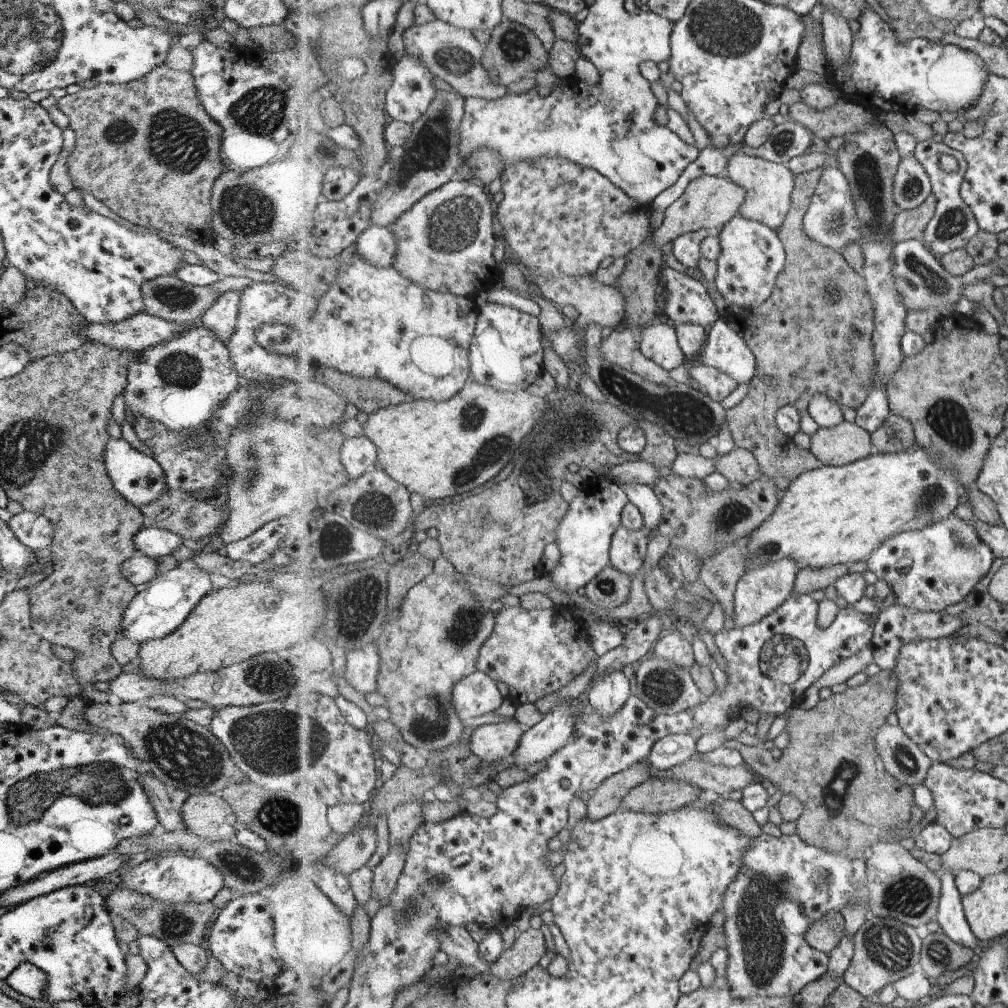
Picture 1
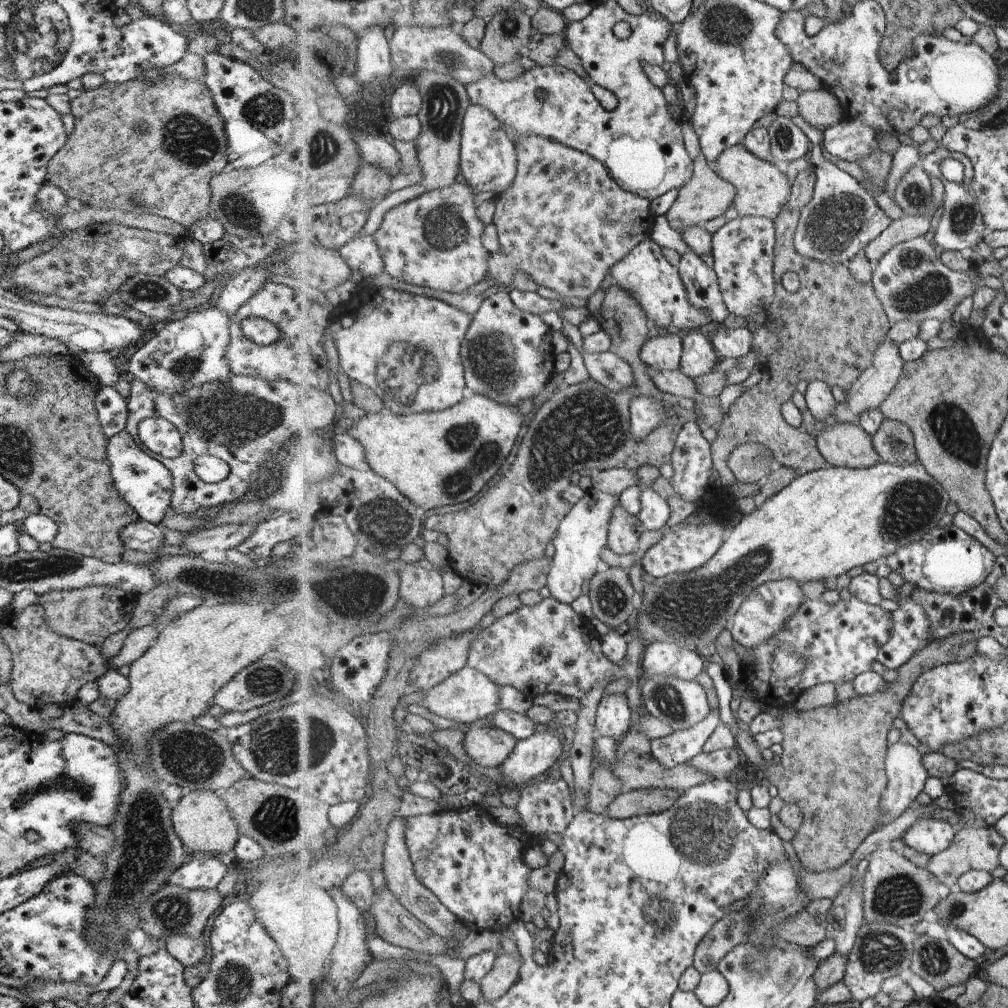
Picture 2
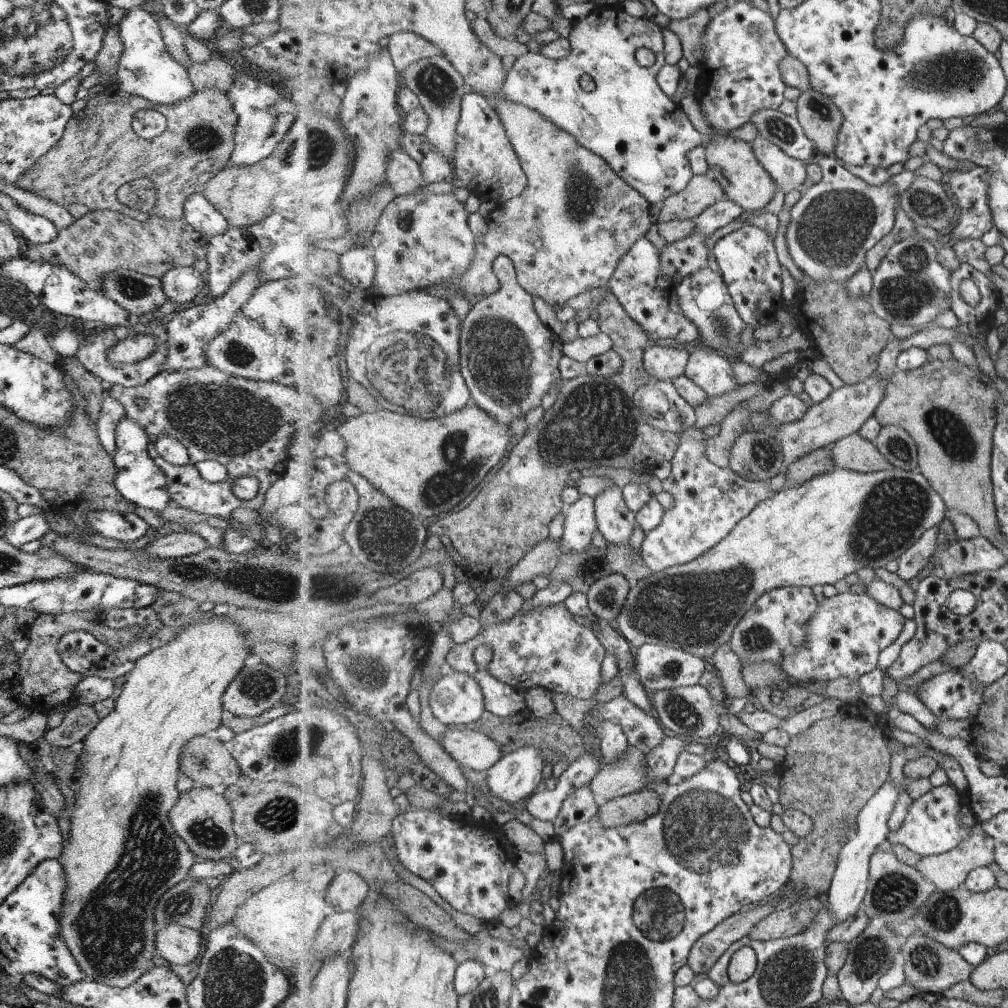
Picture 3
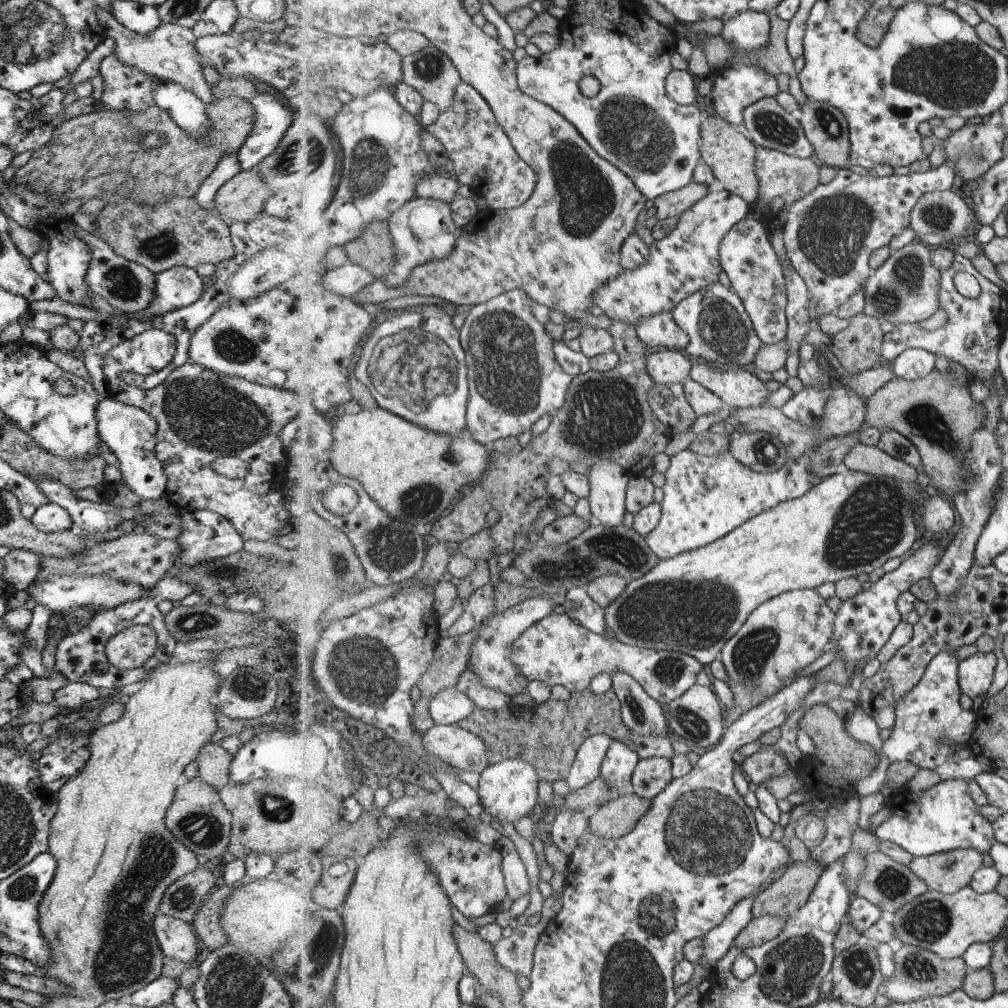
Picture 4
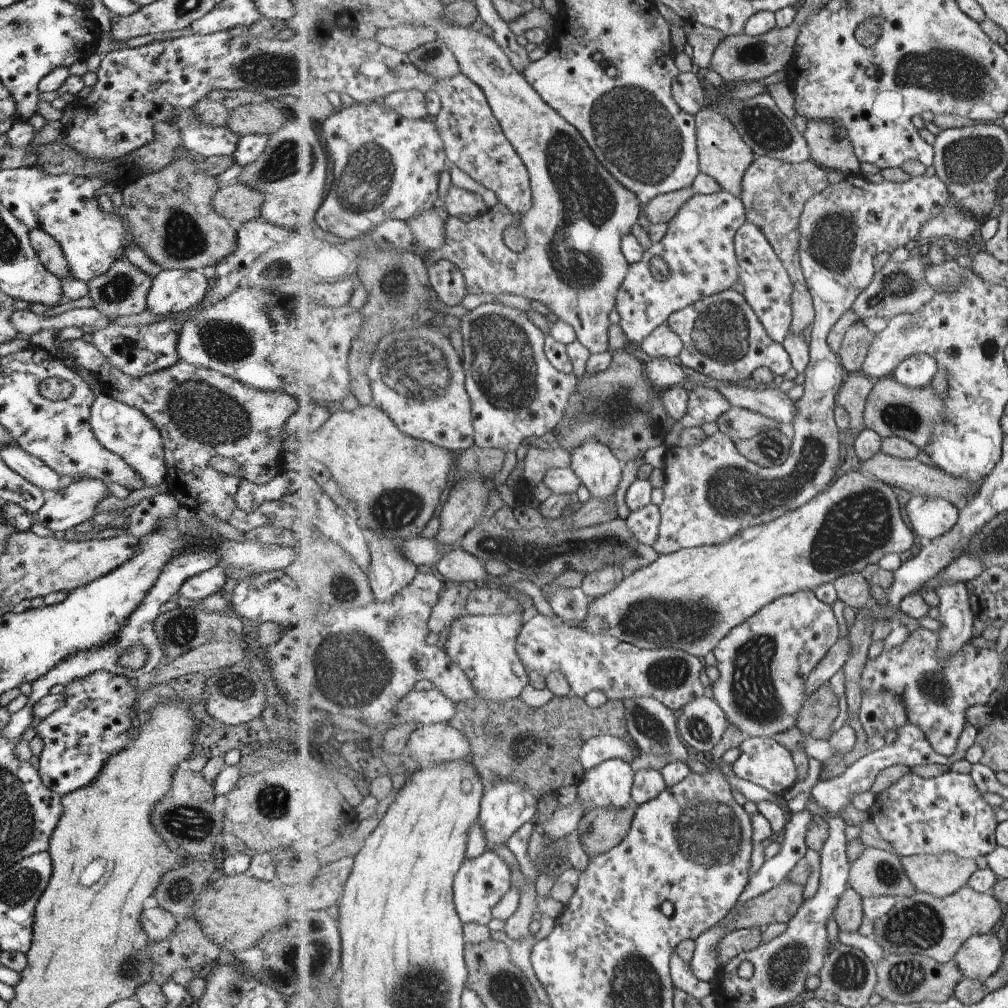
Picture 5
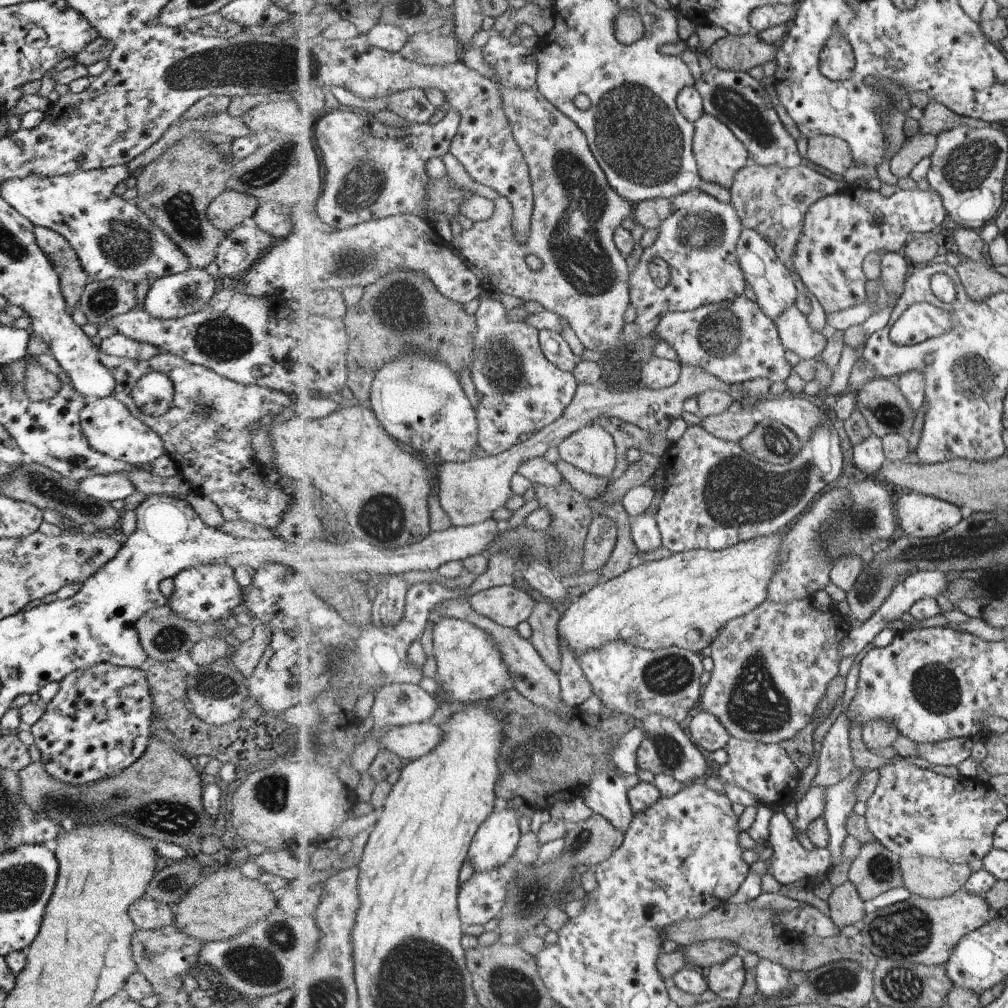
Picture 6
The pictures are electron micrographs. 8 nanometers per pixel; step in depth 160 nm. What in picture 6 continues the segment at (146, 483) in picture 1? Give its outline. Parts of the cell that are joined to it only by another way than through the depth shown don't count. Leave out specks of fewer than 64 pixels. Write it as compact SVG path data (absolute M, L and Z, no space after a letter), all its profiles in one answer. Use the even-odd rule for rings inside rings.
M112 394L100 399L87 399L79 411L79 422L81 434L93 450L132 466L151 462L164 452L159 436L135 418Z

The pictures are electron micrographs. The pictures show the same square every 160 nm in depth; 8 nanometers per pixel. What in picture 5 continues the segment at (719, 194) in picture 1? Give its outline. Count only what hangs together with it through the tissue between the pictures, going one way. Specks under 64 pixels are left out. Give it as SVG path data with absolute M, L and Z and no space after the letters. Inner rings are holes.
M691 188L656 196L648 205L644 205L645 216L651 224L667 224L694 194Z

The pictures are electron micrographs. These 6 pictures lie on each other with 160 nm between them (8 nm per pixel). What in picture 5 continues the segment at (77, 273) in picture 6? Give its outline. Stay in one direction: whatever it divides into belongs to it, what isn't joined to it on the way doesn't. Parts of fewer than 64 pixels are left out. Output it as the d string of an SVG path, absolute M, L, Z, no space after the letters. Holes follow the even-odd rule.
M30 229L28 239L35 249L41 264L58 279L70 276L70 268L67 267L66 258L59 243L41 229Z

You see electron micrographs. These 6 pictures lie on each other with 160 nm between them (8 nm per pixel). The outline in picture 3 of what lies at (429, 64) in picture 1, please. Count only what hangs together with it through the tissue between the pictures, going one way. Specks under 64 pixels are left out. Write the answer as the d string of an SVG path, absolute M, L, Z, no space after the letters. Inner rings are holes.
M411 31L395 33L389 38L387 50L394 65L402 73L410 63L428 59L437 55L445 55L442 49L420 34Z

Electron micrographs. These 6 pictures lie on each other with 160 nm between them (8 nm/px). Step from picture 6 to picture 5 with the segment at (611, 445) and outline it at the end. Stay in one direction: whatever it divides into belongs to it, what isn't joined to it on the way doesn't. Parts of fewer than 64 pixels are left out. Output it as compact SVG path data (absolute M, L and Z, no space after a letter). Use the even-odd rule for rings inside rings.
M589 439L575 447L571 454L572 465L570 467L585 484L591 497L604 499L614 494L623 476L623 463L608 444L603 444L603 441L599 439Z

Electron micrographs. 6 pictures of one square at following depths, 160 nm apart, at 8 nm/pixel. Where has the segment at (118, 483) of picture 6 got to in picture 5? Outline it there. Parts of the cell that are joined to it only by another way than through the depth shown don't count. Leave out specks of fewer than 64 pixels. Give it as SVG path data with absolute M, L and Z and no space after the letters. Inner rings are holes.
M82 478L73 482L65 481L64 487L46 495L43 504L35 512L36 521L55 535L70 534L74 526L93 516L96 504L109 494L106 483L99 479Z

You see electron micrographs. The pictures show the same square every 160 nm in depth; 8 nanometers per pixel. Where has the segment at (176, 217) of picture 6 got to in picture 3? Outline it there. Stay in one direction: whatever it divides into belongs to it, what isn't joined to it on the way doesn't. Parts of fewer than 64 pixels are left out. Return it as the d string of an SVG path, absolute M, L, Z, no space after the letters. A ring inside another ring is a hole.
M89 211L58 231L51 242L34 245L24 243L21 258L62 264L89 288L98 291L102 276L107 271L129 269L159 279L173 267L190 267L195 260L205 258L207 236L191 228L185 219L169 221L157 217L153 220L135 221L131 216L117 211ZM153 220L159 220L159 224L154 224Z

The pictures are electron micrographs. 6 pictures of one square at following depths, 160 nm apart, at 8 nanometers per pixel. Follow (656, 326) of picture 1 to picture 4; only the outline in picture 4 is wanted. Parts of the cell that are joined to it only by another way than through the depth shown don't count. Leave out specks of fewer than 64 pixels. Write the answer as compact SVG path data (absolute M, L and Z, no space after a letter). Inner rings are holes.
M669 348L649 351L647 368L656 385L683 383L690 377L695 361L685 351Z

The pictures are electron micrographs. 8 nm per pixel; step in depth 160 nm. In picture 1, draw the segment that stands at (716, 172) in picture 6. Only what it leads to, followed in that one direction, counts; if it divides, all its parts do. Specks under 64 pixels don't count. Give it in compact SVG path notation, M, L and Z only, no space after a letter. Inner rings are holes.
M747 153L734 154L728 162L726 175L735 184L746 189L746 199L740 208L739 214L748 219L758 220L767 224L773 230L786 221L792 207L792 195L796 187L796 174L787 164L774 163L763 157L748 155Z

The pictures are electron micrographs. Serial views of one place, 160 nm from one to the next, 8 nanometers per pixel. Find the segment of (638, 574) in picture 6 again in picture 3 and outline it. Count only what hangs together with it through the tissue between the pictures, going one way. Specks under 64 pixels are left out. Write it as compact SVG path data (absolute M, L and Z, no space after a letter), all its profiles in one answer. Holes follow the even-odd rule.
M894 467L893 469L876 473L860 473L849 469L836 468L832 473L816 476L804 485L798 487L791 486L789 488L784 487L769 499L765 499L763 503L759 503L758 507L746 519L743 519L729 535L719 542L719 544L711 548L710 551L704 552L688 563L675 565L667 568L667 570L653 573L650 577L633 584L629 596L625 601L625 606L614 624L630 644L637 649L640 649L646 644L661 645L664 647L679 645L683 650L693 653L702 659L706 659L710 663L713 654L719 648L723 646L728 647L734 632L739 626L739 622L750 612L750 608L766 593L783 587L809 587L814 589L818 586L825 586L825 584L835 586L838 580L849 576L849 574L853 574L853 572L859 572L861 568L883 568L891 560L897 561L901 558L927 530L940 525L943 518L949 515L949 508L942 499L942 496L934 489L934 486L931 486L930 480L927 480L927 477L919 468L914 471L906 471L899 467Z

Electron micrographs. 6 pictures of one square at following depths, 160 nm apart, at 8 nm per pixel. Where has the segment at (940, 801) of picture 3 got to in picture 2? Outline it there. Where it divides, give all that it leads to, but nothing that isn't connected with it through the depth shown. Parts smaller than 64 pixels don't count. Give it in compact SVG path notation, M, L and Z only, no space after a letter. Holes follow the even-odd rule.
M930 815L915 821L902 838L905 845L928 855L938 855L947 850L955 840L957 828L949 822Z

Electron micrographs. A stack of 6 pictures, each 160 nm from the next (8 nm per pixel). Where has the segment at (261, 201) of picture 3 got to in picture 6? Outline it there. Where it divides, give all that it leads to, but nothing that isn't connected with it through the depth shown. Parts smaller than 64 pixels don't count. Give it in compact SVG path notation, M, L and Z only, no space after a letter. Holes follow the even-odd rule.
M225 190L207 205L206 217L215 228L227 232L249 221L258 206L258 200L251 195Z

